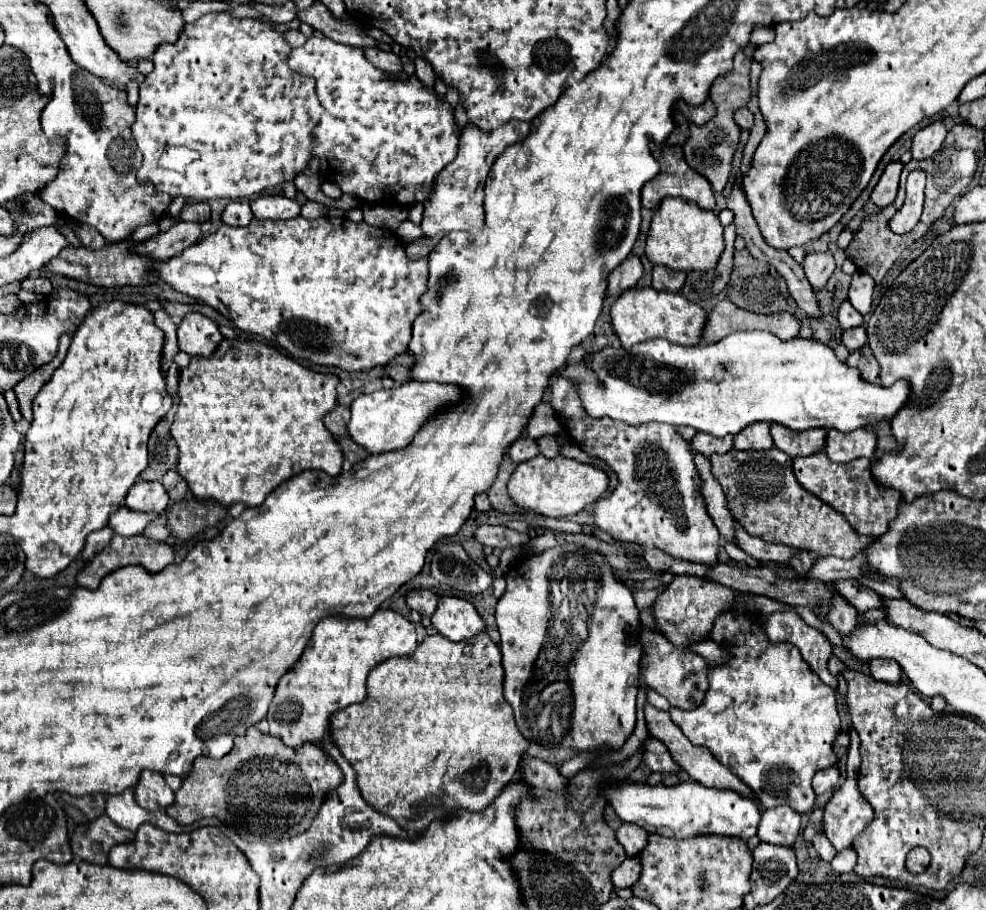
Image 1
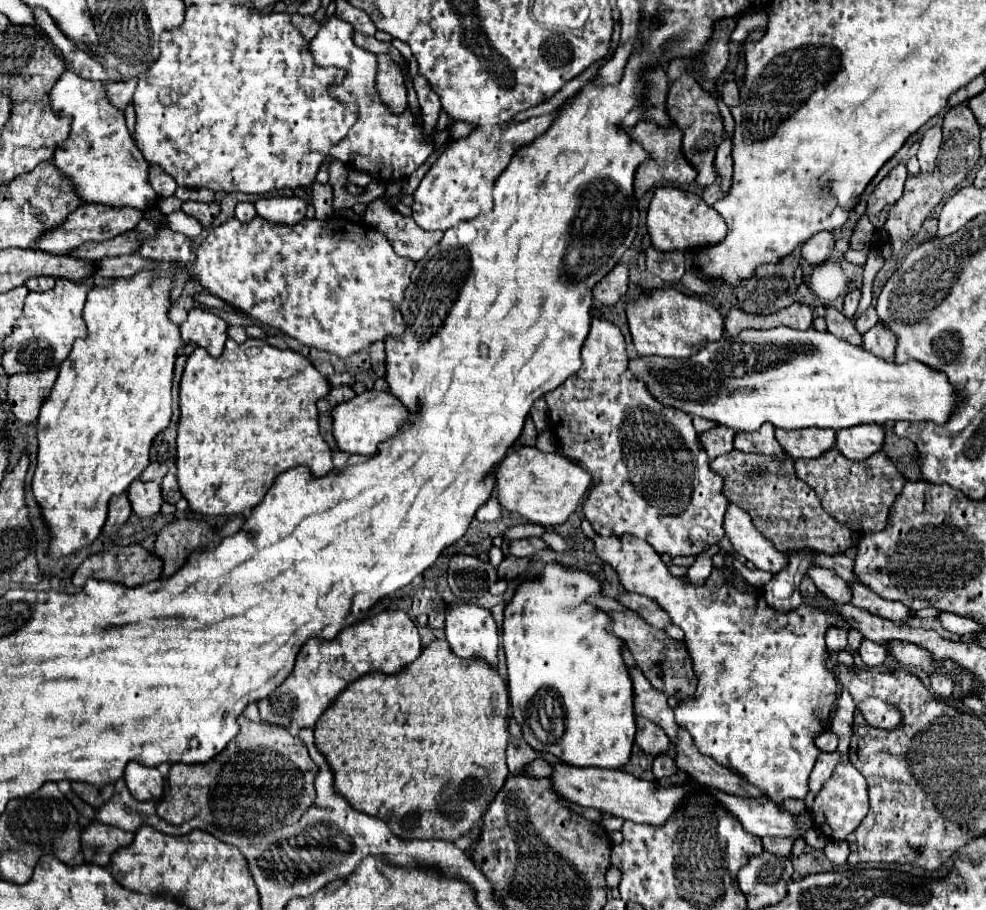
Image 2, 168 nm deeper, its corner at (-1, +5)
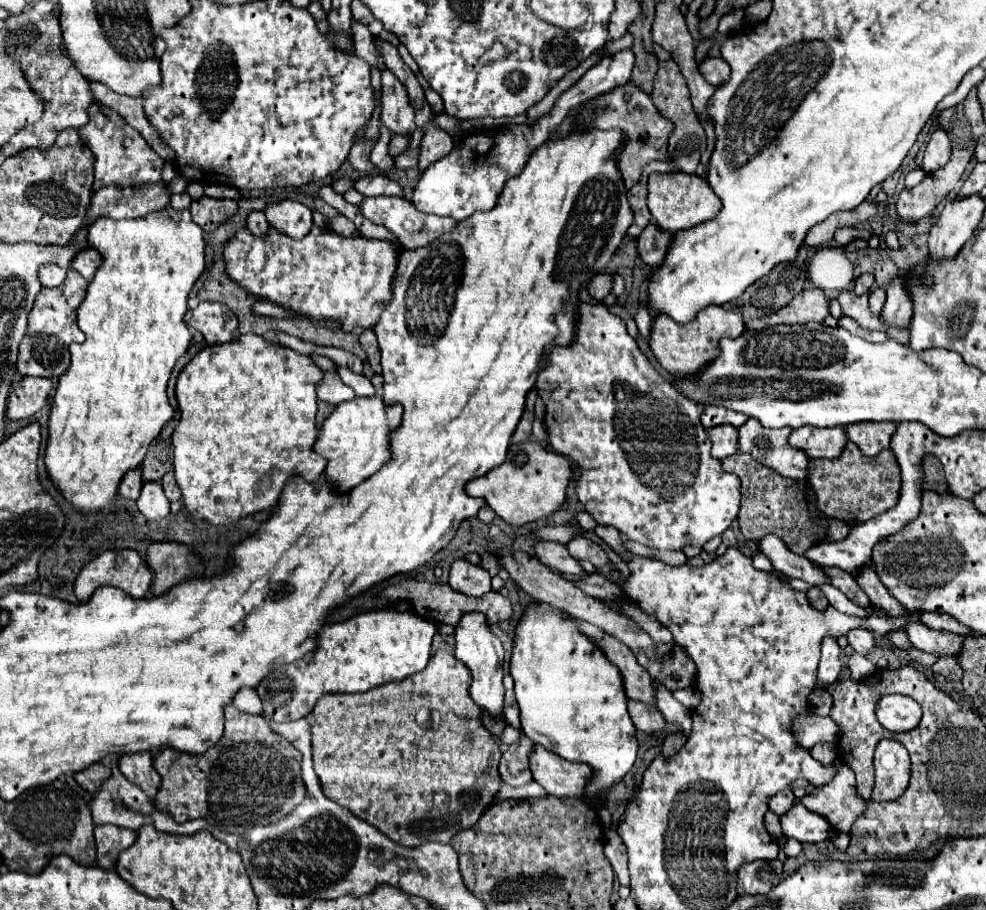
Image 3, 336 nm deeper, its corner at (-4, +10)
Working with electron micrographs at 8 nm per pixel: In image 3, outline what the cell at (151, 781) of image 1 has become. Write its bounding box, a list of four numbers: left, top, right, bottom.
[118,752,160,786]

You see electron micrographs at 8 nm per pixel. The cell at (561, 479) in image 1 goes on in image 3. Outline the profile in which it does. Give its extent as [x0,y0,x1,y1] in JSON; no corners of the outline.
[466,440,570,526]

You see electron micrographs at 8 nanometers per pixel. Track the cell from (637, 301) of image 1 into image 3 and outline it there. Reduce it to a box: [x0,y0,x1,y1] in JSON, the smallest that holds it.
[650,306,746,380]

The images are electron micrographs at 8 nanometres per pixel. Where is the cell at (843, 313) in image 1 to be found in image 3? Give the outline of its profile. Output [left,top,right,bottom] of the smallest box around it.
[854,274,876,294]

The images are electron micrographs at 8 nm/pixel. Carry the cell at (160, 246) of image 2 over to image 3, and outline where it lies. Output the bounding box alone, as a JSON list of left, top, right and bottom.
[44,206,206,512]

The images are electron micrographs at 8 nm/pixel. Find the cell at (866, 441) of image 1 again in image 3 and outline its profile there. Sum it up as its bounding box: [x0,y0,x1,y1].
[848,422,896,456]

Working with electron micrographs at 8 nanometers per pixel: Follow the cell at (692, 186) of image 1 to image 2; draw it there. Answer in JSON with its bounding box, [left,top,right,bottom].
[629,121,697,199]

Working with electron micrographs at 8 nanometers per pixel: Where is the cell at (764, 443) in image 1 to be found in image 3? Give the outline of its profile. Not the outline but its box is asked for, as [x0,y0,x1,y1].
[738,418,810,480]

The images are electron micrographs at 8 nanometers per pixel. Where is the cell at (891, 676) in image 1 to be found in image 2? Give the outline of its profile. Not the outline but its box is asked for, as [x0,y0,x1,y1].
[859,639,889,667]

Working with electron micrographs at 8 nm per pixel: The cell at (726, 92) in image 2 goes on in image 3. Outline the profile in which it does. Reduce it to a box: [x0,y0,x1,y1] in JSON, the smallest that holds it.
[698,56,730,86]

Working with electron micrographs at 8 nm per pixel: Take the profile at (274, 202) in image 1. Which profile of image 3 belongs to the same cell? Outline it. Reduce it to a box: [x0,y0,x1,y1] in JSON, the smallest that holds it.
[264,200,312,238]

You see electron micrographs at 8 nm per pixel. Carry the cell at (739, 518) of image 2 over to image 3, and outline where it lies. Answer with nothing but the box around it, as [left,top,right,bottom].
[760,534,830,586]

